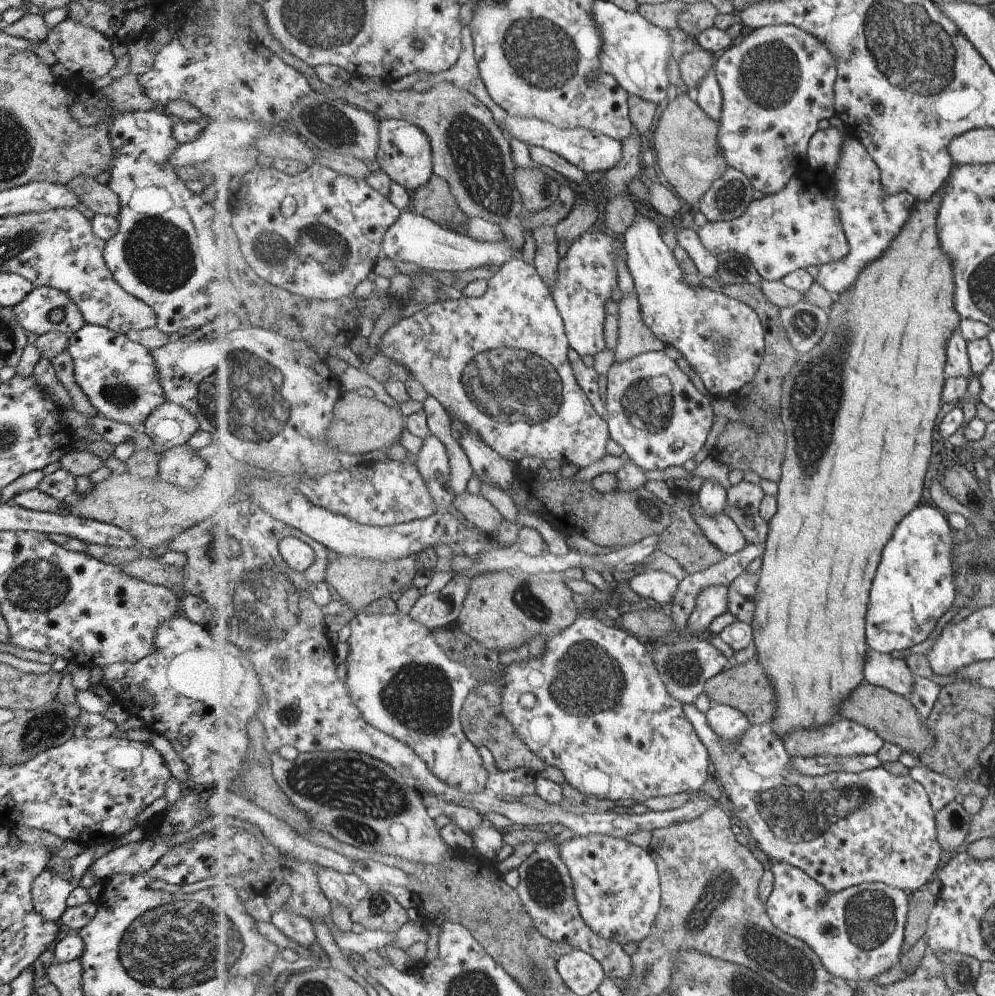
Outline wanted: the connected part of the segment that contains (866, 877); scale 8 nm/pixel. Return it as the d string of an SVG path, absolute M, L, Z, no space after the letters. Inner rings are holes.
M693 703L684 705L685 716L689 718L689 722L696 727L697 733L700 735L701 740L705 742L705 745L711 752L711 759L716 766L716 778L721 788L730 799L732 806L735 808L736 816L738 819L749 828L750 834L754 837L759 847L766 853L771 862L787 862L792 866L801 868L804 872L807 872L809 876L815 878L817 882L823 884L827 888L828 892L837 893L846 890L847 888L858 886L863 883L875 883L881 882L889 884L894 888L905 890L909 893L913 893L921 888L926 887L931 876L938 873L937 866L939 866L939 860L941 860L941 851L943 848L938 840L936 811L933 809L928 791L921 785L921 782L917 782L915 778L910 775L897 776L887 772L885 768L875 768L874 770L865 770L859 773L845 773L844 771L830 773L827 775L820 775L817 777L805 776L797 772L797 768L793 768L793 762L791 762L792 756L788 754L786 747L784 746L784 740L781 740L771 723L767 722L761 725L752 725L750 730L745 732L745 736L739 740L739 742L729 742L729 740L721 740L715 732L713 732L711 726L708 724L706 714L699 712Z

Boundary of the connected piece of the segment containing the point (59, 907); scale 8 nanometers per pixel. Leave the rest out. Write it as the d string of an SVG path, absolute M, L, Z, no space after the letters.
M46 868L31 882L31 906L45 921L57 922L67 908L66 899L71 890L73 884Z

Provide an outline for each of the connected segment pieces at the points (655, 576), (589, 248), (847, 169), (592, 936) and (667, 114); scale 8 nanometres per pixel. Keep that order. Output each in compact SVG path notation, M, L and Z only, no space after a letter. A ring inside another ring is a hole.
M647 570L635 575L630 580L629 586L642 600L654 599L661 604L662 608L667 609L675 600L675 594L681 583L675 576L663 572L663 570Z
M591 230L579 240L575 241L568 249L568 253L560 258L559 278L552 290L552 296L556 300L556 306L560 314L564 316L567 338L572 348L582 357L585 355L595 356L607 348L605 342L605 320L607 320L607 302L613 298L613 292L617 290L617 258L621 254L622 243L611 234Z
M855 137L845 141L835 178L838 184L835 190L837 192L835 210L839 212L845 236L850 244L850 251L849 256L839 262L821 264L816 275L817 284L834 298L855 288L861 272L893 246L893 240L903 232L918 202L909 192L899 192L899 194L883 192L884 184L880 166L867 147Z
M548 840L540 842L535 851L518 869L520 883L516 889L527 914L533 918L534 926L537 926L545 937L553 938L553 941L564 941L566 944L572 945L574 949L591 954L596 960L599 960L606 976L628 980L633 972L632 956L623 950L623 946L619 942L607 940L596 934L583 919L574 896L572 876L559 854L559 850L561 850L559 846Z
M678 93L663 110L656 128L654 148L661 173L683 202L698 209L713 182L717 182L730 167L719 143L718 122L709 118L689 94Z

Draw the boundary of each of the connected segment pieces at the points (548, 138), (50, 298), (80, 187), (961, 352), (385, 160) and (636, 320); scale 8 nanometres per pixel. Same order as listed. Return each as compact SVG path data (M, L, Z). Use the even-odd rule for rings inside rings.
M508 114L507 118L499 123L499 127L507 137L511 134L511 136L523 140L529 146L543 146L543 148L559 154L577 168L581 168L586 174L591 174L592 172L605 173L607 170L615 168L623 160L623 144L619 139L597 133L589 128L561 128L561 126L553 124L553 122L546 122L539 118L512 116L511 114Z
M49 286L34 287L21 302L11 308L11 312L21 329L37 337L48 331L70 336L85 324L67 294Z
M85 174L74 177L67 185L67 190L71 190L77 200L81 200L82 210L89 208L95 216L119 216L119 202L117 196L106 186L95 182L93 178Z
M960 328L951 334L947 344L949 346L947 346L946 376L948 378L959 378L961 376L970 378L974 376L968 353L968 340L963 336Z
M383 119L380 126L381 148L376 167L411 192L427 184L434 174L433 150L429 136L419 126L404 119Z
M638 292L622 294L620 301L620 335L614 353L614 362L627 362L631 358L651 351L664 351L666 345L643 320Z

